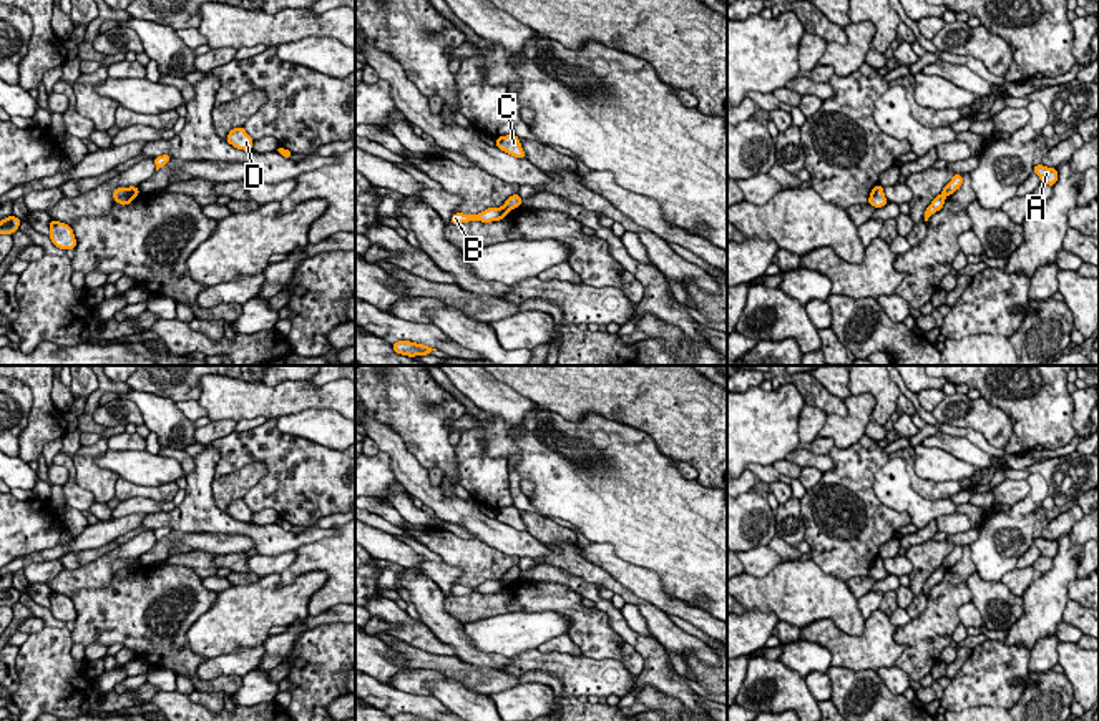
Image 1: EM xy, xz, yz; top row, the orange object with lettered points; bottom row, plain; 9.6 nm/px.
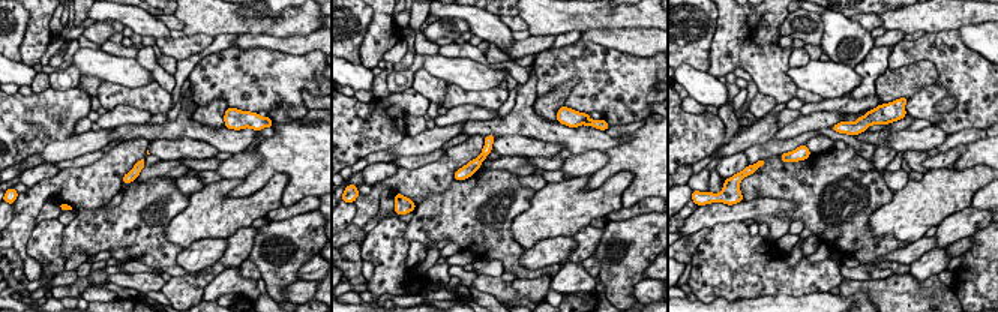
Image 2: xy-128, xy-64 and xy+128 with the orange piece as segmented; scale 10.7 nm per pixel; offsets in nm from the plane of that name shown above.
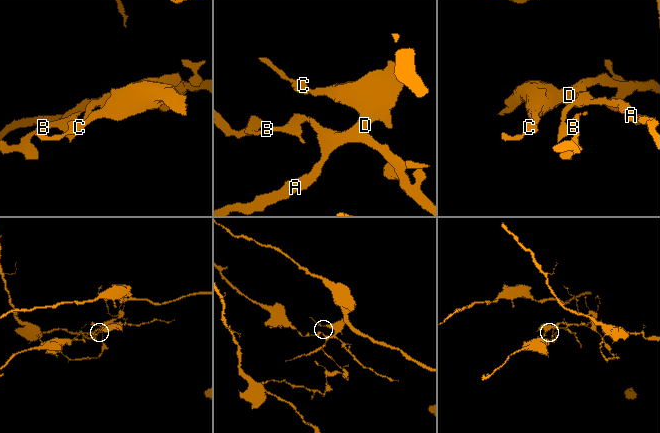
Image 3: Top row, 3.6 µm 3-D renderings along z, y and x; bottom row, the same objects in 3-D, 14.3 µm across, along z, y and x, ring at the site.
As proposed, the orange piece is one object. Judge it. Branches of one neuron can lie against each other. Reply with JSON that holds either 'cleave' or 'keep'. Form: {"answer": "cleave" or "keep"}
{"answer": "cleave"}

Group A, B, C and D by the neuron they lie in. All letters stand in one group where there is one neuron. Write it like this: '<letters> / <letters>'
A C D / B

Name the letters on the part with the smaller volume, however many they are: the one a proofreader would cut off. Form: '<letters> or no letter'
A, C, D

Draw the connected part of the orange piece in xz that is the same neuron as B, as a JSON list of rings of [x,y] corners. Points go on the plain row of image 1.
[[[486,580],[485,583],[478,585],[478,586],[463,586],[463,585],[455,585],[452,588],[452,596],[462,596],[462,595],[468,595],[468,593],[481,593],[481,595],[491,595],[491,593],[500,593],[506,588],[508,583],[503,583],[500,580]]]

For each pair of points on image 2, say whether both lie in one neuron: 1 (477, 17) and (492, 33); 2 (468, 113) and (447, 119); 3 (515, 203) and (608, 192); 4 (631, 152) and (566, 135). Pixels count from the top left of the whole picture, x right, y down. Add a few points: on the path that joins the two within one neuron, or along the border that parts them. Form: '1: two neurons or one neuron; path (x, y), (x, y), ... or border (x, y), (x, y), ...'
1: one neuron; path (480, 21), (488, 29)
2: one neuron; path (464, 113), (452, 116)
3: two neurons; border (538, 191), (530, 204), (512, 221), (511, 231)
4: two neurons; border (632, 137), (602, 152)

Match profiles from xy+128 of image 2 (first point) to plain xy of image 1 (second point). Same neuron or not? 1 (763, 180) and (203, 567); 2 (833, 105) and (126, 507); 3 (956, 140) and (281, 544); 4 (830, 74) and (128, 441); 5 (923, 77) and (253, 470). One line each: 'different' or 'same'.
1: different
2: same
3: same
4: different
5: same

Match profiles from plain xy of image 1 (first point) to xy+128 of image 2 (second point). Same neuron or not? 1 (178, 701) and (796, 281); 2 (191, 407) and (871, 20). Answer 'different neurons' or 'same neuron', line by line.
1: different neurons
2: same neuron

